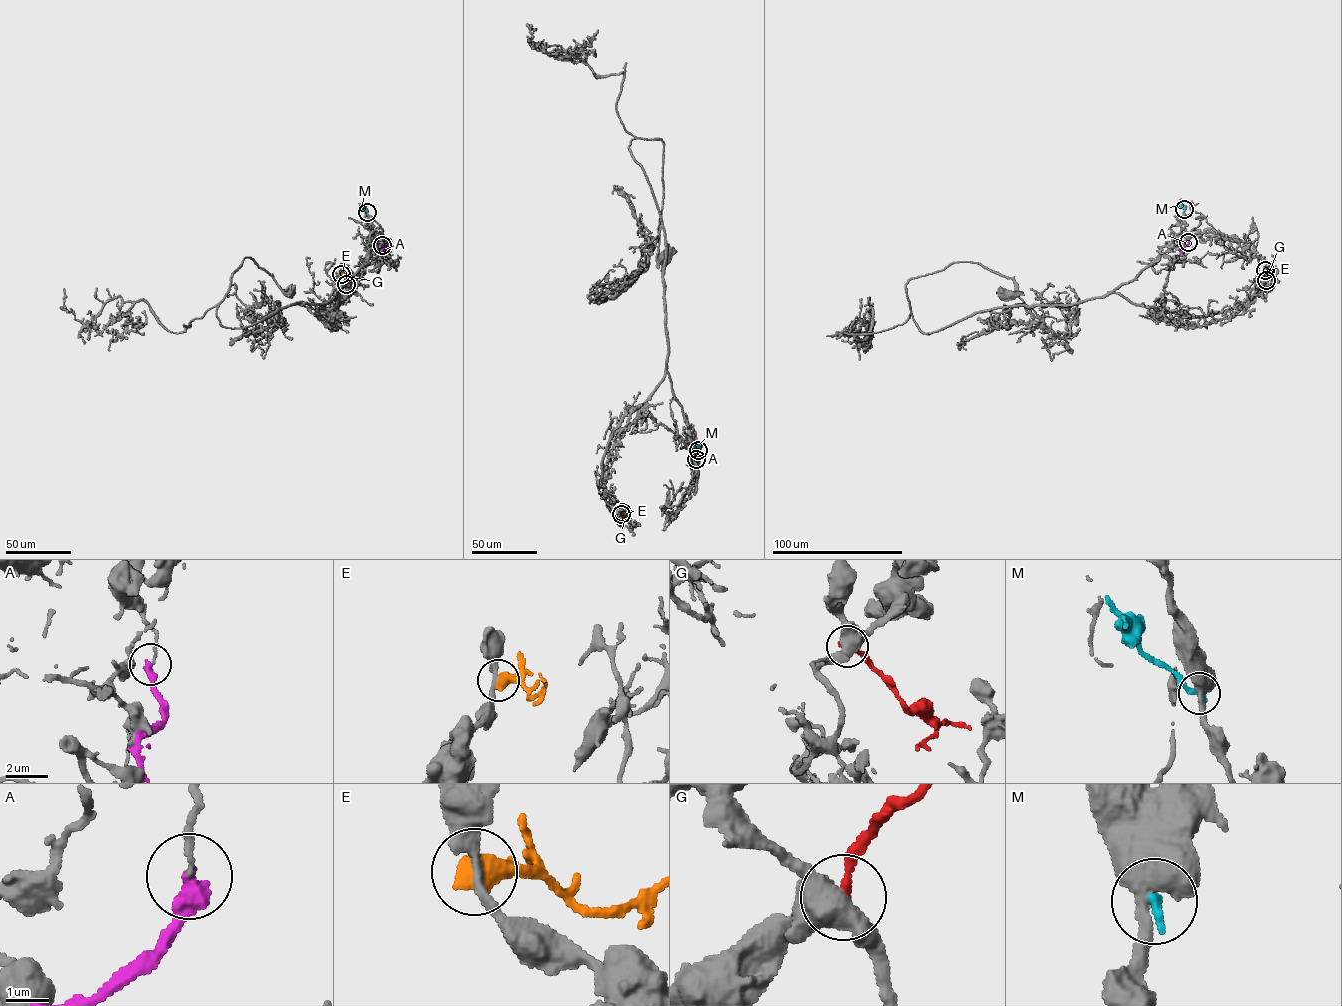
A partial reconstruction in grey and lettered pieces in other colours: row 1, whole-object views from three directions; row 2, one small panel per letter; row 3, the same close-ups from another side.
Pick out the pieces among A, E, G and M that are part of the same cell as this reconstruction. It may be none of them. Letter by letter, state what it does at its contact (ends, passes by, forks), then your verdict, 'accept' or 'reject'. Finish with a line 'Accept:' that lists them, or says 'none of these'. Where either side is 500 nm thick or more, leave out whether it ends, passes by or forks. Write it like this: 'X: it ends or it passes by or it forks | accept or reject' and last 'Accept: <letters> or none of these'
A: it ends | reject
E: reject
G: reject
M: reject
Accept: none of these

